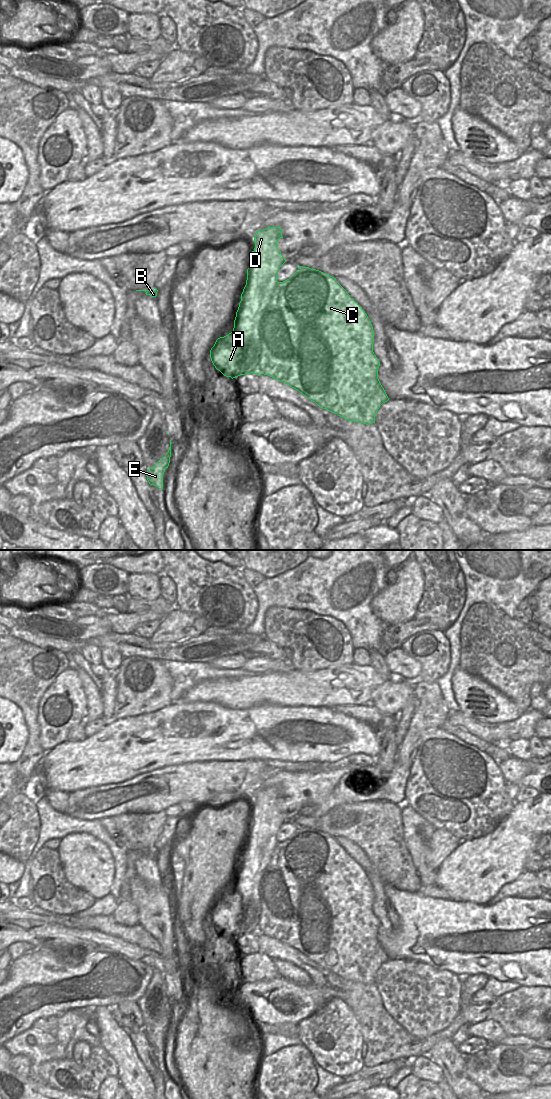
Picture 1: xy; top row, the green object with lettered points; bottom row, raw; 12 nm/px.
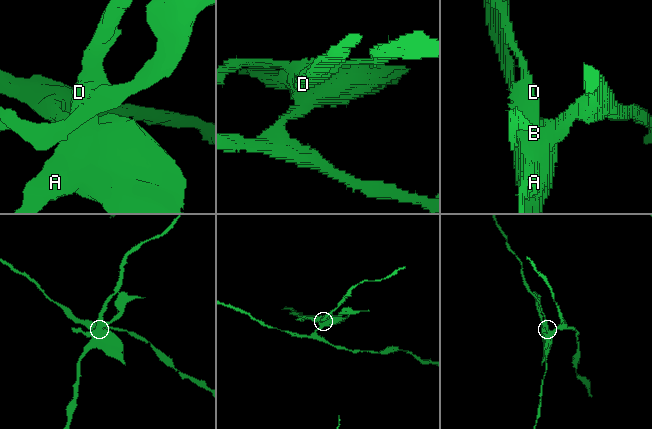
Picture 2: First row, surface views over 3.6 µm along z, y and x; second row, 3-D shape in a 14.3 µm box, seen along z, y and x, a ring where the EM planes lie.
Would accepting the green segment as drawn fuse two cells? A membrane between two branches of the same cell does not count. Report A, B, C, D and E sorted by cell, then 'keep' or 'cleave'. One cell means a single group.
A B D E / C; cleave

